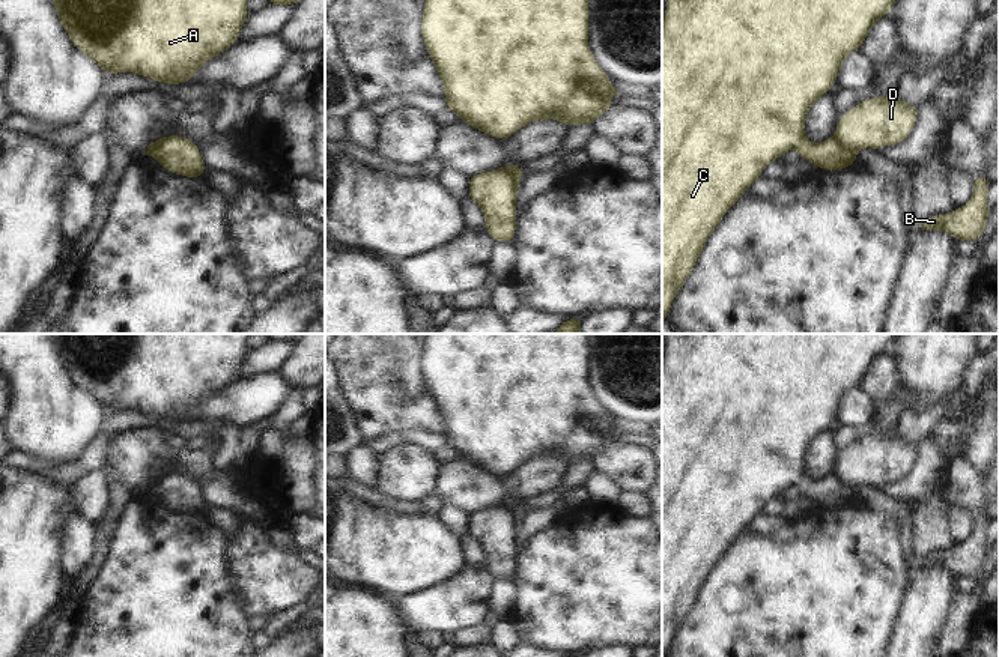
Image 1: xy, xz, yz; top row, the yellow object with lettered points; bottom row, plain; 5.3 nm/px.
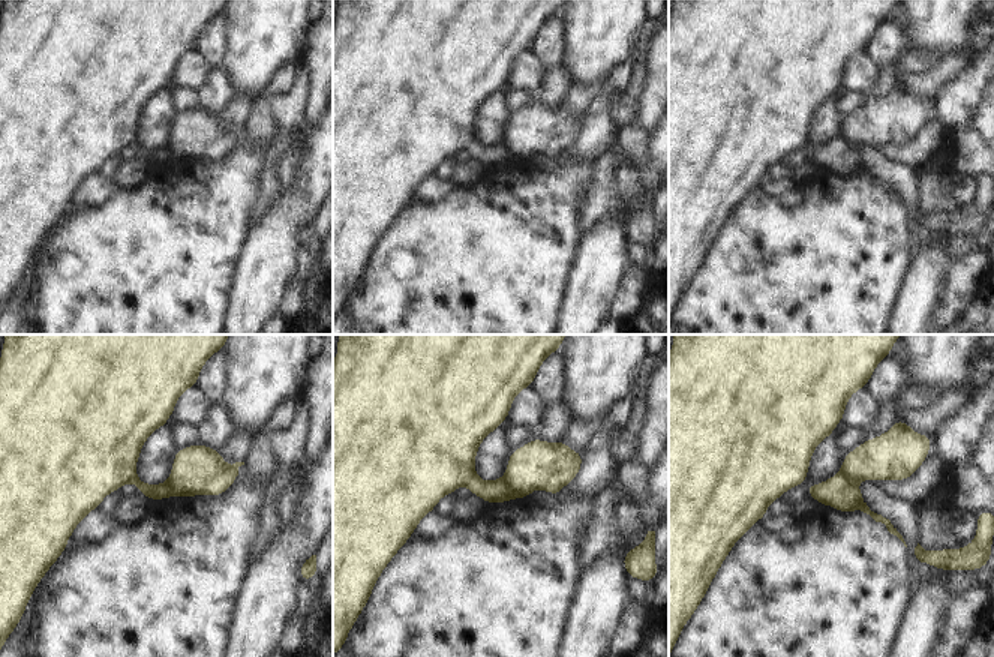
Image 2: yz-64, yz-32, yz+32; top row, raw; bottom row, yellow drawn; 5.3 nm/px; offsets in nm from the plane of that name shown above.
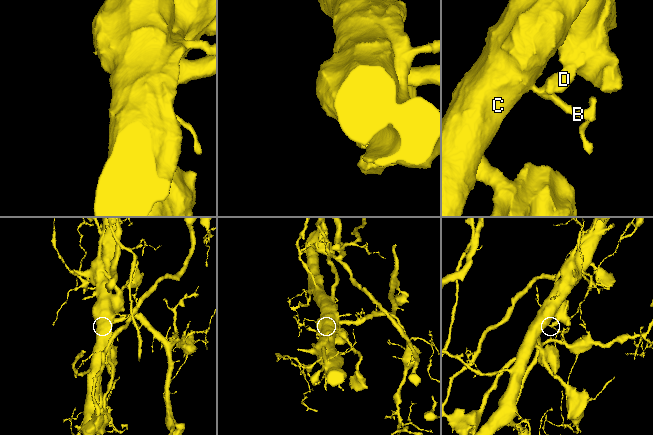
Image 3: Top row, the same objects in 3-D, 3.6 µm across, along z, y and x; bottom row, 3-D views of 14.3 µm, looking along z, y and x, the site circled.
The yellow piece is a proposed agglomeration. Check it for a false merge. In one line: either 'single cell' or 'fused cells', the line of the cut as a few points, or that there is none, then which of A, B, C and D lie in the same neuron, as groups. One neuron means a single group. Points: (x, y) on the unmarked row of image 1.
fused cells; cut yz (834, 472), (855, 493); groups A B C / D

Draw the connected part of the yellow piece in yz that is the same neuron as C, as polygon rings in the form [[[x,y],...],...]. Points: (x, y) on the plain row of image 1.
[[[668,334],[662,358],[662,657],[667,657],[677,628],[700,597],[700,591],[728,546],[763,513],[773,496],[796,484],[800,496],[815,505],[843,508],[856,493],[835,474],[811,480],[803,474],[805,456],[812,441],[829,430],[838,407],[852,388],[859,388],[874,359],[889,352],[897,334]]]

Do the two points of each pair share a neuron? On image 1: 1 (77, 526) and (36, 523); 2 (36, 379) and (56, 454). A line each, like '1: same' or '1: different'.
1: different
2: same

